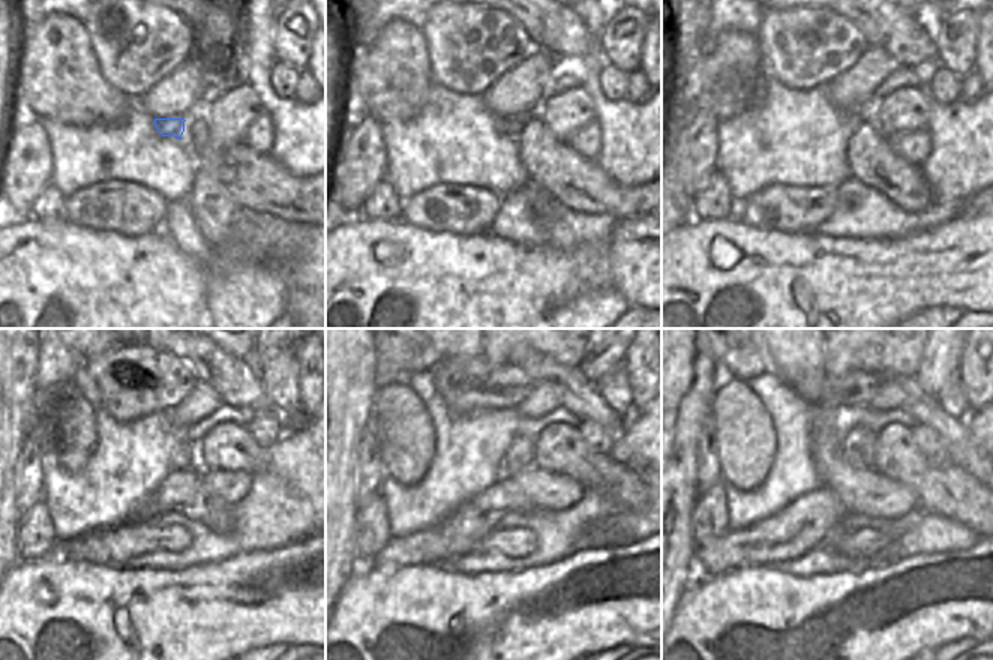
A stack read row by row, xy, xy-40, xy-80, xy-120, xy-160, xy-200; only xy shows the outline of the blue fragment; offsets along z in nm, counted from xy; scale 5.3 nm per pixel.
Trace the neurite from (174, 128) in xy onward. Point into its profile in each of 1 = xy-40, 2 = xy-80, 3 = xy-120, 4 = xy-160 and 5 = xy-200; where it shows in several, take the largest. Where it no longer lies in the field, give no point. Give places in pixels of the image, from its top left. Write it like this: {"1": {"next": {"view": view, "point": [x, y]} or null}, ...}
{"1": {"next": {"view": "xy-40", "point": [509, 126]}}, "2": {"next": {"view": "xy-80", "point": [858, 116]}}, "3": {"next": {"view": "xy-120", "point": [185, 456]}}, "4": {"next": {"view": "xy-160", "point": [521, 455]}}, "5": {"next": {"view": "xy-200", "point": [857, 447]}}}

